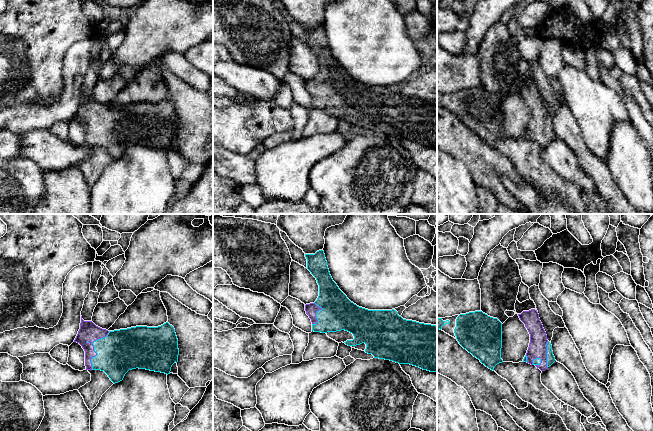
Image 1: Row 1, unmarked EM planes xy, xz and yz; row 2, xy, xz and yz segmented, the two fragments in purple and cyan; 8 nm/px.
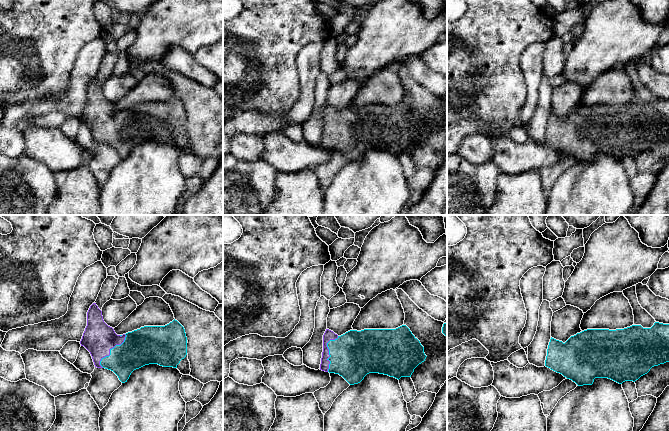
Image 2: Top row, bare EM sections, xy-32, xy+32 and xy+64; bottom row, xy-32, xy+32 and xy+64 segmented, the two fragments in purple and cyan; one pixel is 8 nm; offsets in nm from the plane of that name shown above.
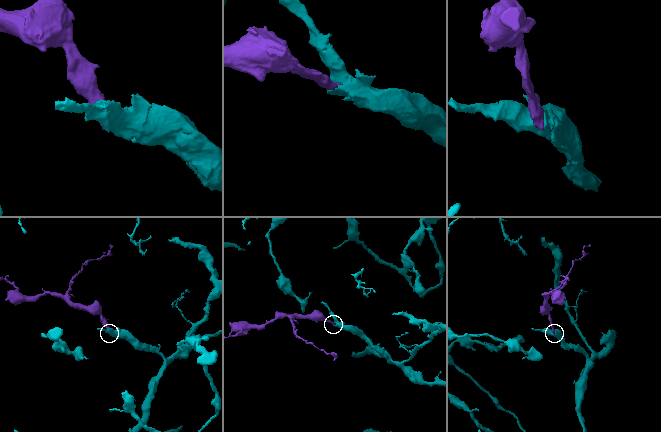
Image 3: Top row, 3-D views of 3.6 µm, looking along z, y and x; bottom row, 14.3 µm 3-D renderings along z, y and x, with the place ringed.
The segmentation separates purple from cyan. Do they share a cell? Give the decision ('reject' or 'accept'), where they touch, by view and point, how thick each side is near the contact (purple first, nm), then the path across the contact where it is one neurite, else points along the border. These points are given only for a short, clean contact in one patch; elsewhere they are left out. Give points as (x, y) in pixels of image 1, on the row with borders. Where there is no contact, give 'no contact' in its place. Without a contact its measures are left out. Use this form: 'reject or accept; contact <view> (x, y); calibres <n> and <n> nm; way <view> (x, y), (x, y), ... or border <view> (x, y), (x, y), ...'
accept; contact xy (93, 347); calibres 150 and 340 nm; way xy (88, 331), (92, 338), (93, 347), (122, 350)

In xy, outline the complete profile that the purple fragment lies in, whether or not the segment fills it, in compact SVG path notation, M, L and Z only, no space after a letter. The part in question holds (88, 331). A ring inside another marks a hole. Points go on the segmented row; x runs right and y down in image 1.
M81 316L80 329L74 340L85 351L86 370L104 371L115 384L123 380L125 374L132 369L146 369L155 372L170 374L172 365L178 362L178 339L175 329L168 322L158 327L136 326L127 329L108 331L96 326L92 321L84 321Z

